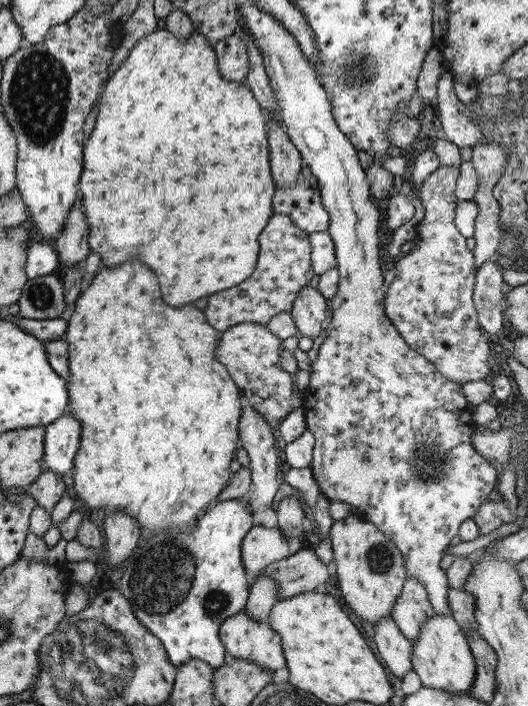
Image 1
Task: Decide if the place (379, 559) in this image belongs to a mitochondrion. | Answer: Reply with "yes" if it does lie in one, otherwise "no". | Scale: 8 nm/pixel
yes

